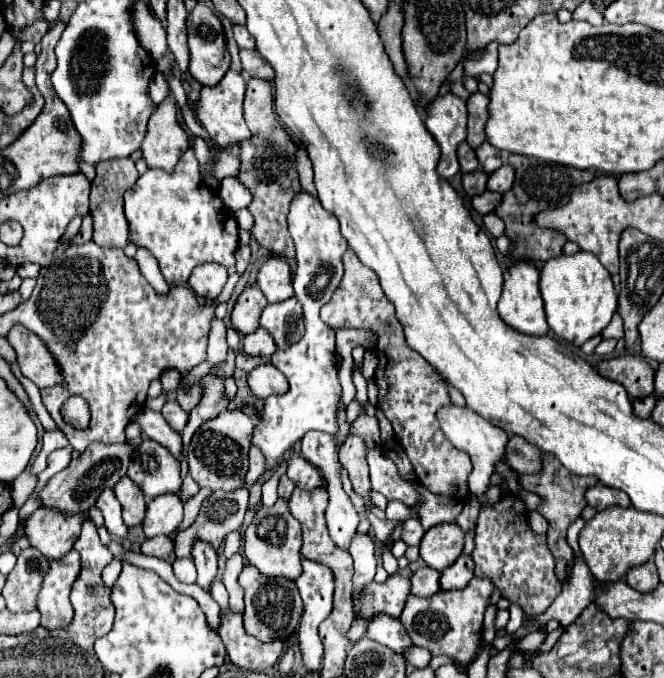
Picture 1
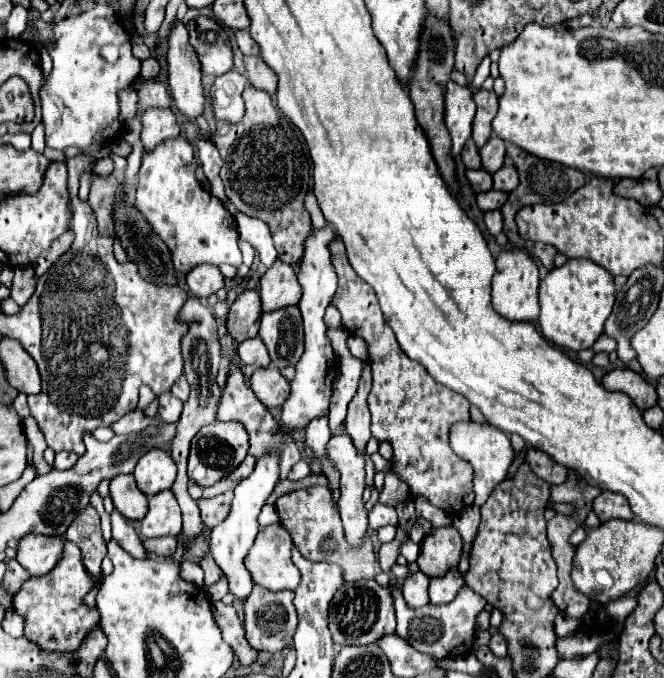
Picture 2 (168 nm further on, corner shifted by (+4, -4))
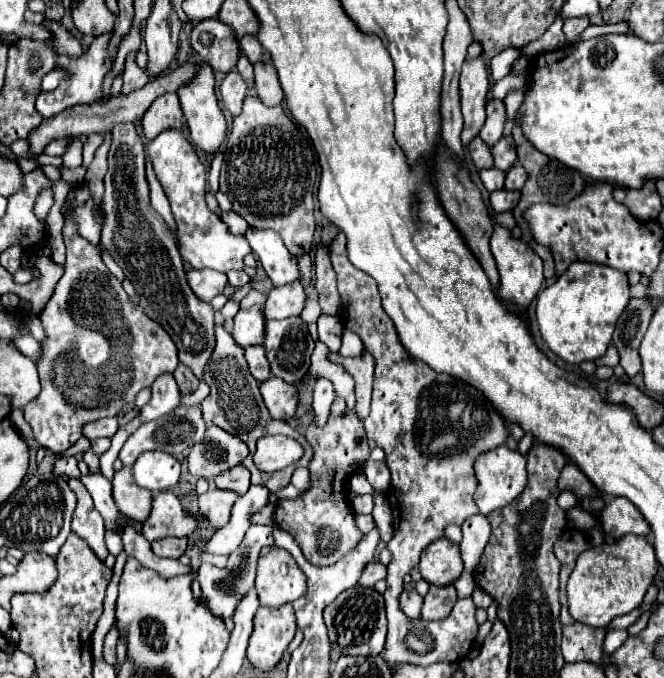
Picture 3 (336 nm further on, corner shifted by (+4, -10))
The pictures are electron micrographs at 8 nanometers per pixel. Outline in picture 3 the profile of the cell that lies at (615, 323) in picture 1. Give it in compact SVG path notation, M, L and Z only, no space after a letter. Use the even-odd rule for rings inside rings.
M611 344L609 348L607 348L607 352L605 352L605 356L601 356L601 358L597 358L595 360L595 364L597 366L617 366L619 364L619 354L617 354L617 348Z

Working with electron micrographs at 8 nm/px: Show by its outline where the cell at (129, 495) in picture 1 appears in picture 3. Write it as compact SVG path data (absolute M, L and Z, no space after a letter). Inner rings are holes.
M125 466L115 472L113 478L113 500L121 514L125 514L133 522L145 522L151 512L151 492L139 490L135 480L131 478L131 468Z

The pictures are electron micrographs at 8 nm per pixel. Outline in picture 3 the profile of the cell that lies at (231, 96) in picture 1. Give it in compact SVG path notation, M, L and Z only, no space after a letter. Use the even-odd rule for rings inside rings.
M233 70L223 78L219 90L221 90L221 98L223 98L225 108L231 112L231 116L237 116L241 112L241 104L247 94L245 80L239 76L239 72Z

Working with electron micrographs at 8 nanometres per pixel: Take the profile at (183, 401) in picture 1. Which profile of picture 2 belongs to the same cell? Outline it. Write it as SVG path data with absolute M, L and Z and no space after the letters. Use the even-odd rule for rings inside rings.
M181 376L175 384L173 384L173 388L171 388L171 392L179 398L179 400L187 400L187 396L189 396L189 384L187 384L187 380L185 380L185 376Z

